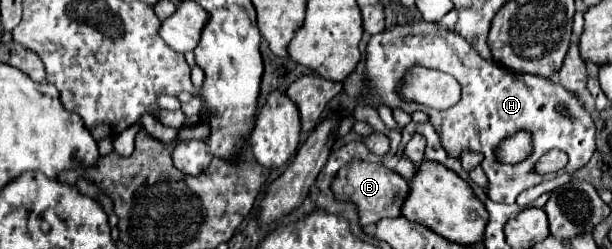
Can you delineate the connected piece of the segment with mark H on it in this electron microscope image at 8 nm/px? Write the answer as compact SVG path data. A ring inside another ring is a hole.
M420 19L410 21L408 25L398 25L392 29L384 29L382 33L376 33L366 45L366 75L370 91L362 97L364 103L384 103L390 109L402 109L406 113L424 111L430 117L430 123L434 125L436 133L440 135L442 147L454 159L460 159L464 151L484 153L482 169L489 183L486 193L496 203L512 205L524 189L554 179L562 173L574 173L576 169L588 163L596 149L596 127L588 111L578 103L574 93L566 91L558 83L552 83L550 79L512 73L496 63L484 61L460 35L438 27L436 23ZM416 65L452 75L462 87L462 99L446 111L436 111L428 109L426 105L402 101L398 95L400 81ZM558 107L564 107L564 113L560 113ZM518 131L528 131L534 137L534 151L516 165L500 163L496 159L498 143L502 143L506 137ZM550 149L564 151L568 155L568 165L556 173L536 175L532 171L534 163Z

